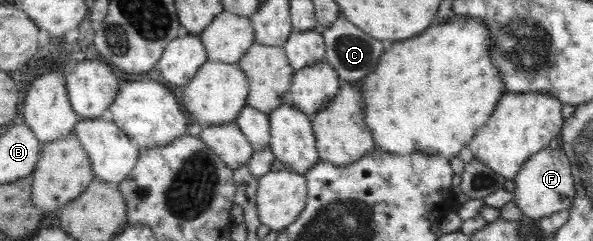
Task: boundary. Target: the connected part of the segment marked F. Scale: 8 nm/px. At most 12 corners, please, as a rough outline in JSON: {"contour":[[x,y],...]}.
{"contour":[[553,145],[514,180],[524,218],[569,210],[576,181],[569,156]]}

